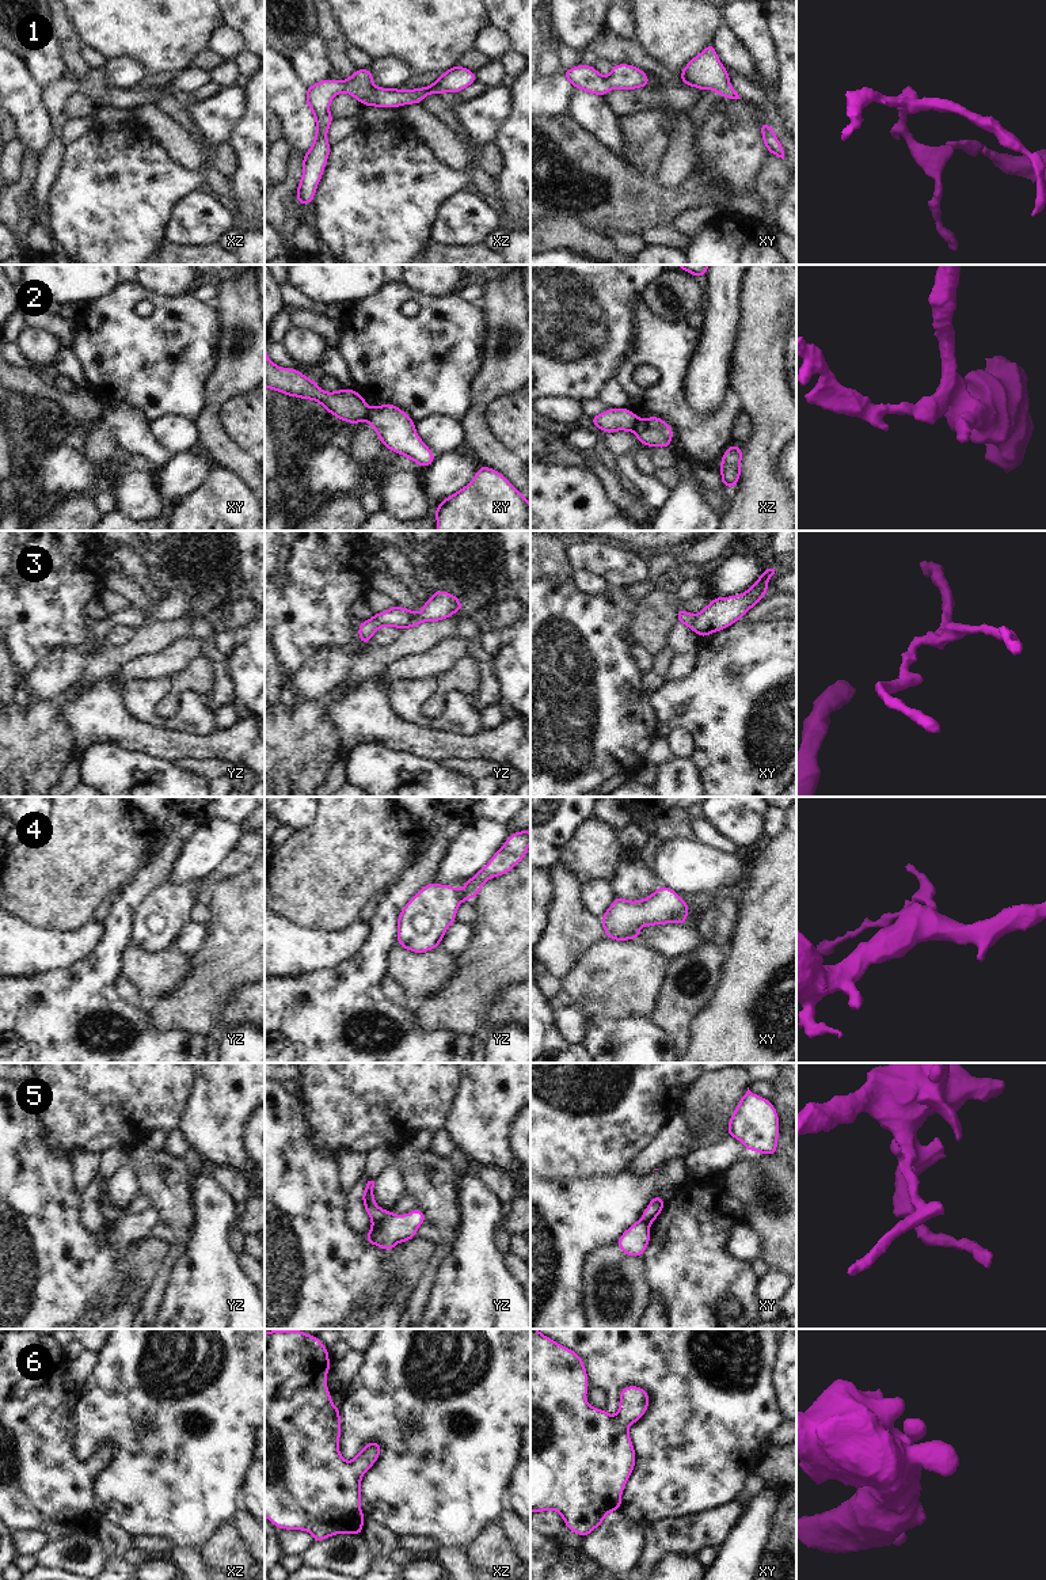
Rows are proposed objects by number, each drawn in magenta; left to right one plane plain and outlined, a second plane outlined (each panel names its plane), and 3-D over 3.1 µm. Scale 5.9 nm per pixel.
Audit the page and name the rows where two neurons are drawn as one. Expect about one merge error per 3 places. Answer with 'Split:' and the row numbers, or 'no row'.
Split: 2, 5

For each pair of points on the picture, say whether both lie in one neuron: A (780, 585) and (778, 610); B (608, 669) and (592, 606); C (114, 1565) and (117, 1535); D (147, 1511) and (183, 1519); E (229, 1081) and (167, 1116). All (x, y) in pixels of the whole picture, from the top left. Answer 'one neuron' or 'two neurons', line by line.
A: two neurons
B: one neuron
C: one neuron
D: one neuron
E: two neurons

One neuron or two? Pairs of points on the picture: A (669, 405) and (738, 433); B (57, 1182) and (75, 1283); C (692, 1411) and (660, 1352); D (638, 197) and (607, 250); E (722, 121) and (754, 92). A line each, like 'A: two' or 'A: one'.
A: two
B: one
C: one
D: two
E: two

